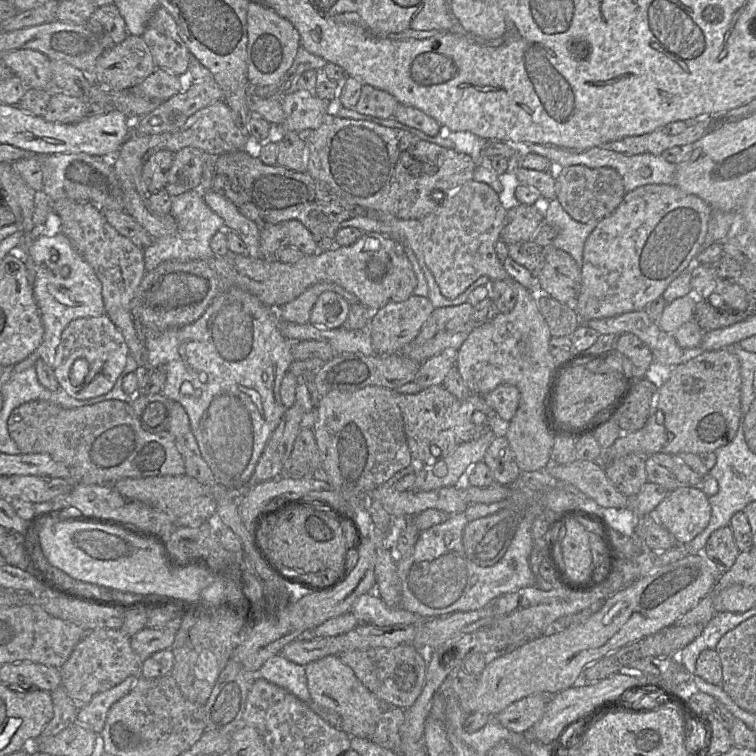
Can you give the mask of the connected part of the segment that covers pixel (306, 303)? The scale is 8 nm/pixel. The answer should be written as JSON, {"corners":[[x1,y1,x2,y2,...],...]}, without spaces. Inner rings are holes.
{"corners":[[320,282,306,289,299,297,293,301,277,308,277,314,281,321,293,322,296,324,310,323,311,310,317,298,324,292,332,291,342,296,350,305,359,303,358,298,346,291,341,286,330,283]]}

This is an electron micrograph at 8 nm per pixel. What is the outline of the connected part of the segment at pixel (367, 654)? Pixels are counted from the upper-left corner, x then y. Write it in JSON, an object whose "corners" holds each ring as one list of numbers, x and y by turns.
{"corners":[[401,644,391,648,352,650,341,653,338,657,386,707,408,709,413,706,424,688,426,661,422,651,418,651,411,644]]}

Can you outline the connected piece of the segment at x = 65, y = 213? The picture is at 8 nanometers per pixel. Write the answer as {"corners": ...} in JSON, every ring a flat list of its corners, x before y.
{"corners":[[63,199,54,202,53,211,57,212,61,218,61,232,91,265,101,281,105,314,121,331,129,353,137,365,148,367,145,330,131,310,136,290,147,272,143,250,130,239,119,234,106,220,103,212,93,204]]}

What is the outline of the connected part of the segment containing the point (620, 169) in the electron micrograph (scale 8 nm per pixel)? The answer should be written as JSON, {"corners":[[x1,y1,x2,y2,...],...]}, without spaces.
{"corners":[[530,144,530,152,548,158,555,168,584,165,589,168,609,167,615,169,622,177,626,193,648,184,674,184,676,165,668,162,661,155,643,153,625,155,623,153,593,147,582,151,570,151,571,148,558,147,554,144]]}

